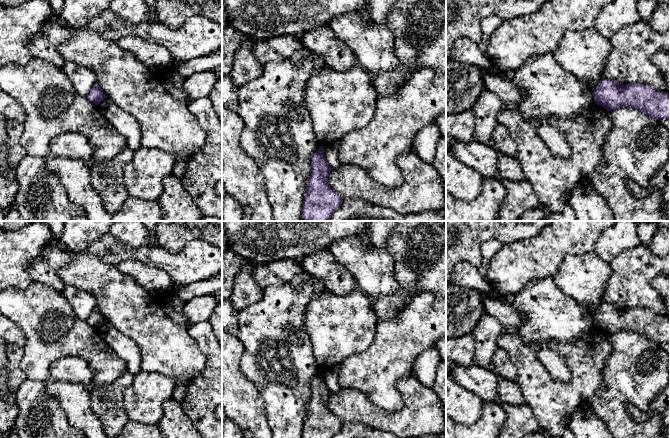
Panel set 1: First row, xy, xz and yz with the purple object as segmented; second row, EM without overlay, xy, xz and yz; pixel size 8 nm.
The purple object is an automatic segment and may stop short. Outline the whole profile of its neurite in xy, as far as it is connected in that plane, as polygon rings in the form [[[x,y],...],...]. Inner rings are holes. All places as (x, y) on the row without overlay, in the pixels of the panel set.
[[[98,307],[94,309],[90,317],[87,319],[87,323],[96,329],[99,329],[105,321],[106,320],[103,317],[101,311],[98,309]]]

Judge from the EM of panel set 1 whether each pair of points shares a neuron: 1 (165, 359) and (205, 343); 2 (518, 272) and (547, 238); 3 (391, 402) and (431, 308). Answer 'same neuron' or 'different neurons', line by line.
1: different neurons
2: same neuron
3: same neuron

